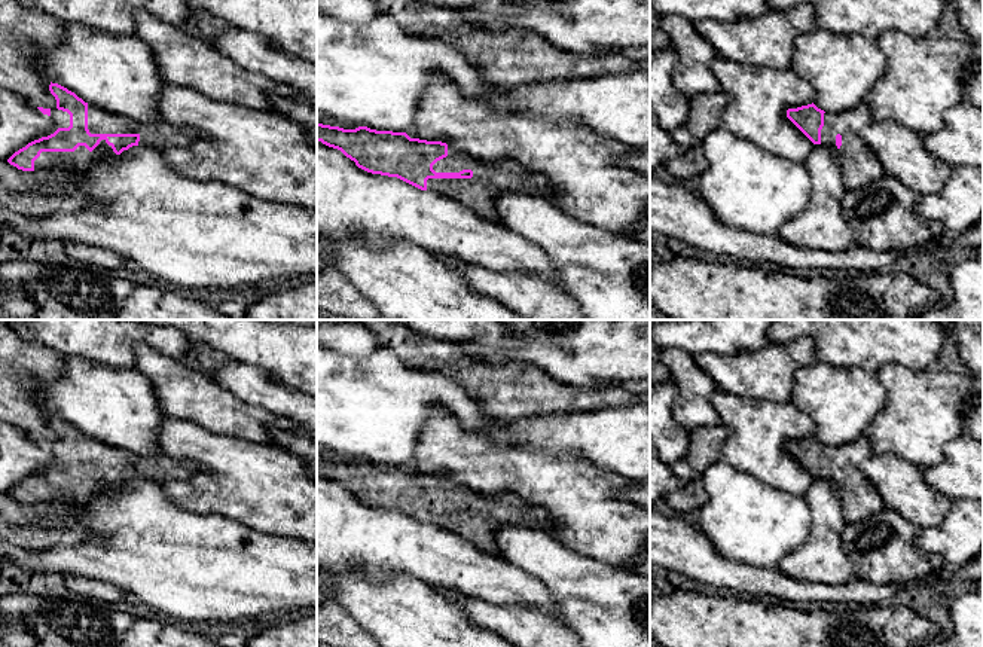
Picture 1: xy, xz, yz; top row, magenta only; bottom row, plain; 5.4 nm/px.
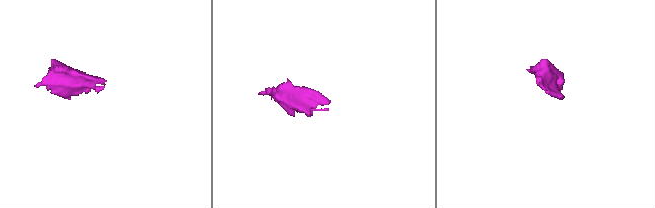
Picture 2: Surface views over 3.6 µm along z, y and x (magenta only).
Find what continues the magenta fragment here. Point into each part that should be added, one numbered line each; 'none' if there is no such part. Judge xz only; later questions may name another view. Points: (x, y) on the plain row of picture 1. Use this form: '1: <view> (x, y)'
1: xz (478, 528)

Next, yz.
1: yz (860, 500)

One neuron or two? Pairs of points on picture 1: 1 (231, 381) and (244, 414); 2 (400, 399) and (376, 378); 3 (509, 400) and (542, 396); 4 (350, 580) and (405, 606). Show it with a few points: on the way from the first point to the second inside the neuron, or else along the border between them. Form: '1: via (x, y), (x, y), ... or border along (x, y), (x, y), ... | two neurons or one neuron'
1: border along (210, 378), (243, 400), (271, 412) | two neurons
2: via (394, 396), (382, 384) | one neuron
3: via (516, 396), (534, 396) | one neuron
4: via (363, 594), (375, 606), (391, 606) | one neuron

